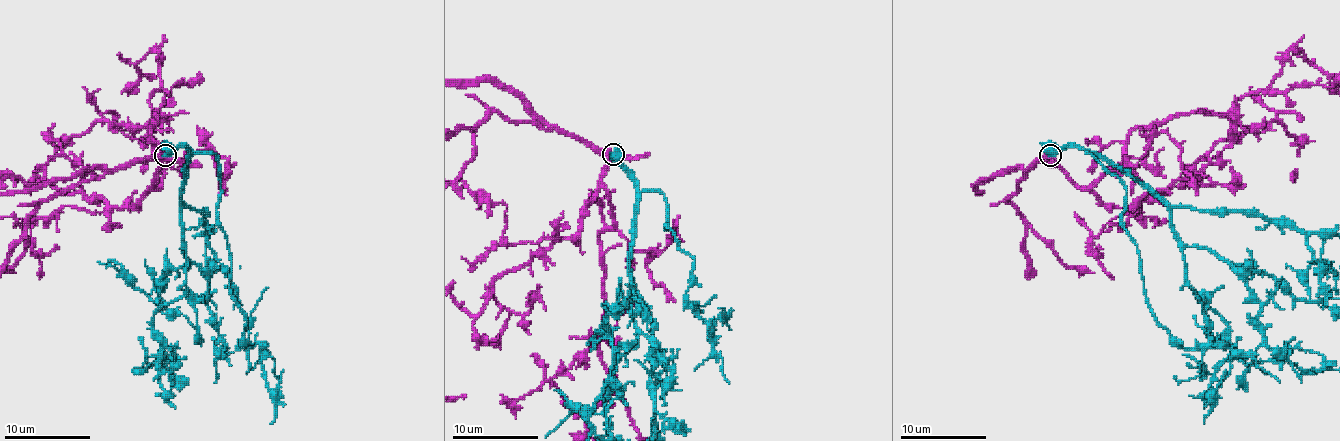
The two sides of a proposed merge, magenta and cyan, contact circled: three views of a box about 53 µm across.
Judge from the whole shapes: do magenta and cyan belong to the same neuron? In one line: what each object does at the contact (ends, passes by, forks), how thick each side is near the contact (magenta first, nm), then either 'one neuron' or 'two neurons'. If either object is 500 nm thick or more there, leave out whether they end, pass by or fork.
magenta forks; cyan passes by; calibres 360 and 440 nm; two neurons

